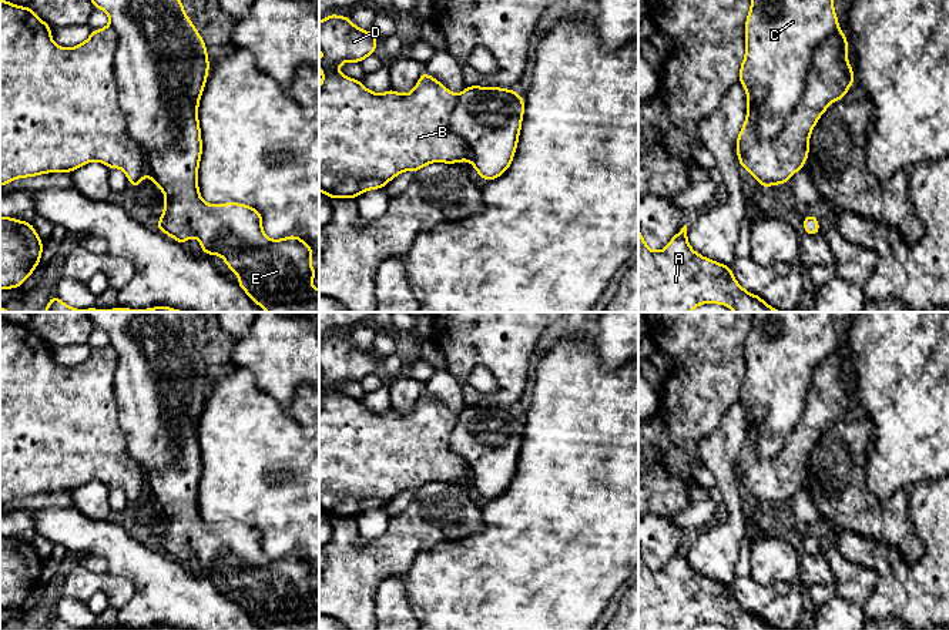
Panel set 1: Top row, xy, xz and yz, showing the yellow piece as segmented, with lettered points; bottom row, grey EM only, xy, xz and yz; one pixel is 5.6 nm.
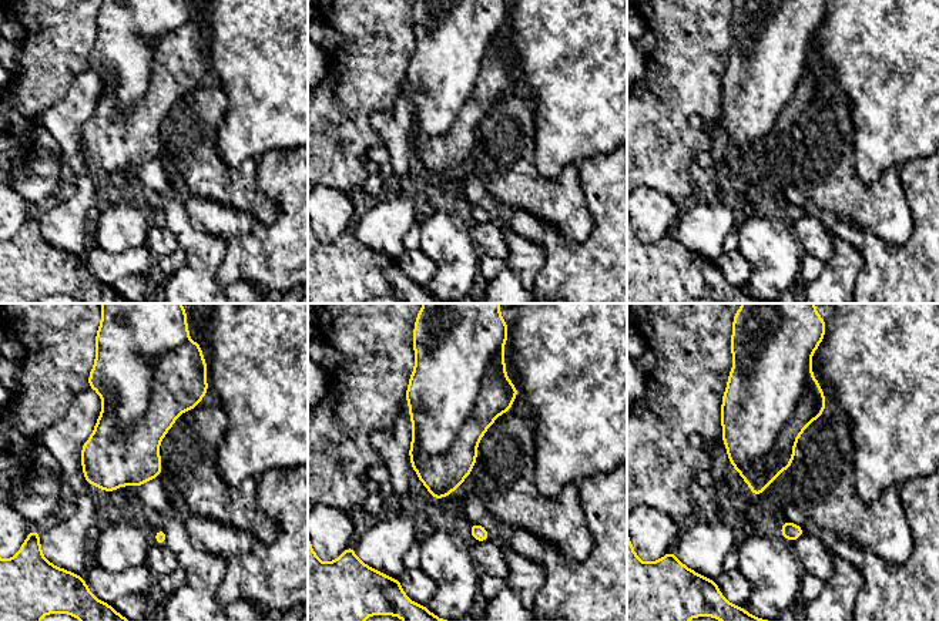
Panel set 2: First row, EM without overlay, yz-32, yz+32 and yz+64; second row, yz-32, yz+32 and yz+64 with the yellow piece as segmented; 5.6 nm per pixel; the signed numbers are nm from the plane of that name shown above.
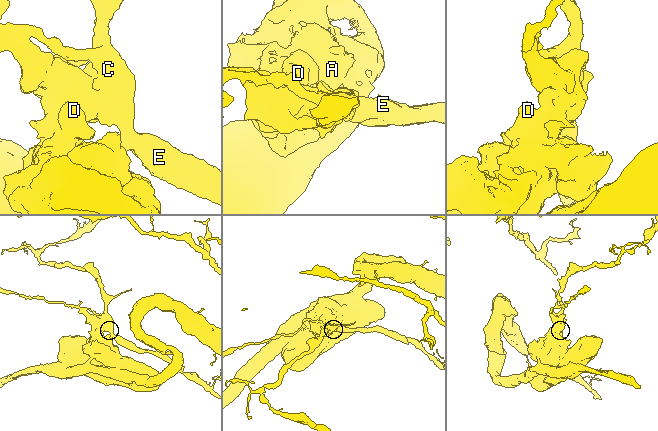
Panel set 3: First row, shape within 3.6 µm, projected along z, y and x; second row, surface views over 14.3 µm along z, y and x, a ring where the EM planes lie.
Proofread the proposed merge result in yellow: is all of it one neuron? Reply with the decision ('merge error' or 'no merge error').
no merge error

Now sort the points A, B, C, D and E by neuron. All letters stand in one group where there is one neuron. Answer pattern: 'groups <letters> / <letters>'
groups A B C D E

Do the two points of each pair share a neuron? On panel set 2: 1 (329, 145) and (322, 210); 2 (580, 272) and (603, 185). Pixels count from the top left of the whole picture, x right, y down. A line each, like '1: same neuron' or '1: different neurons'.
1: different neurons
2: same neuron

